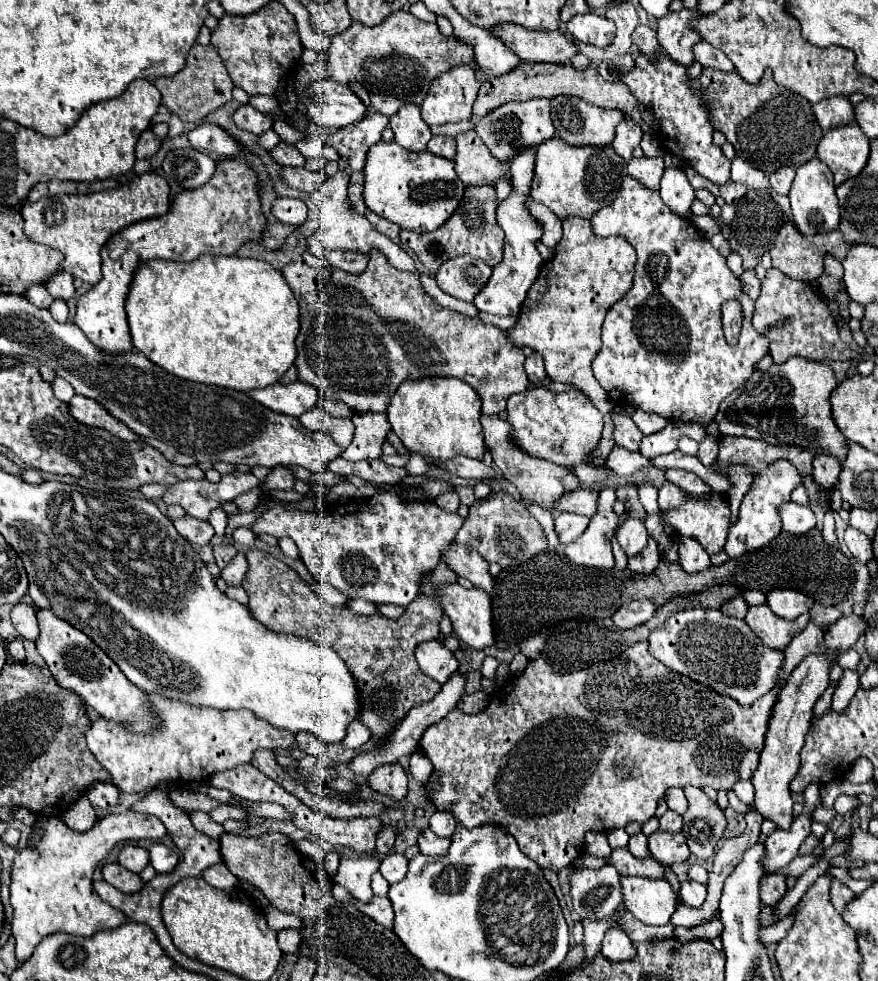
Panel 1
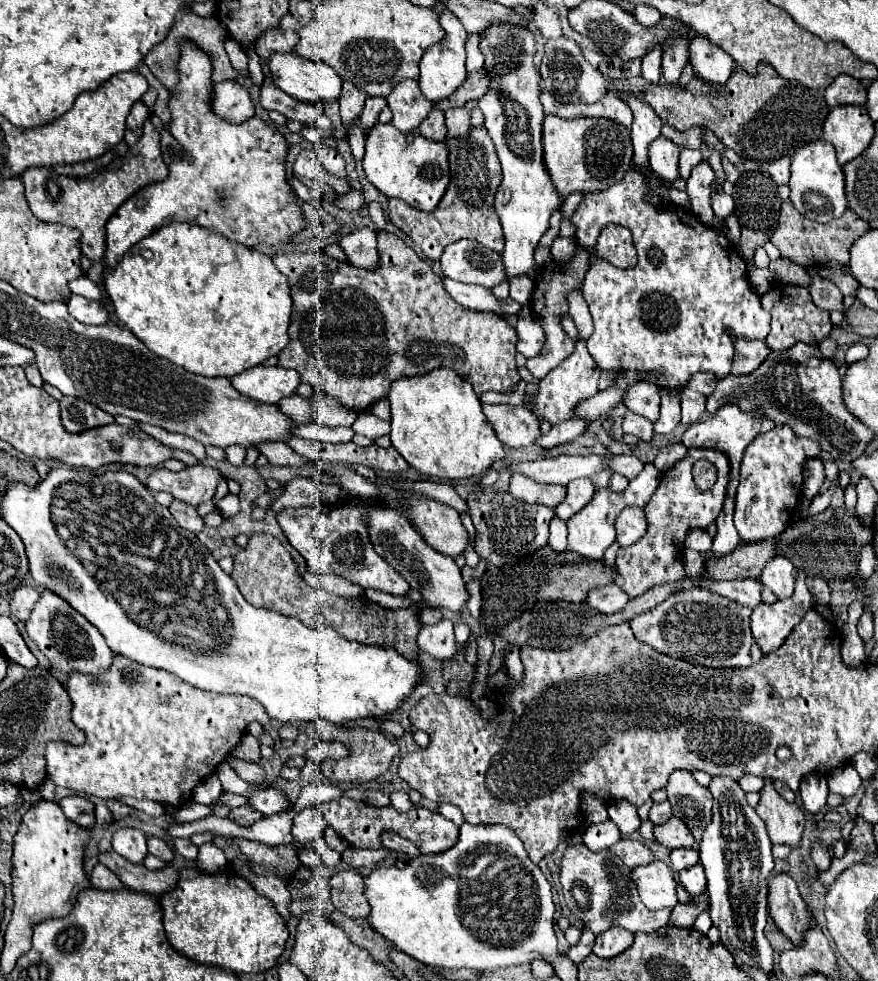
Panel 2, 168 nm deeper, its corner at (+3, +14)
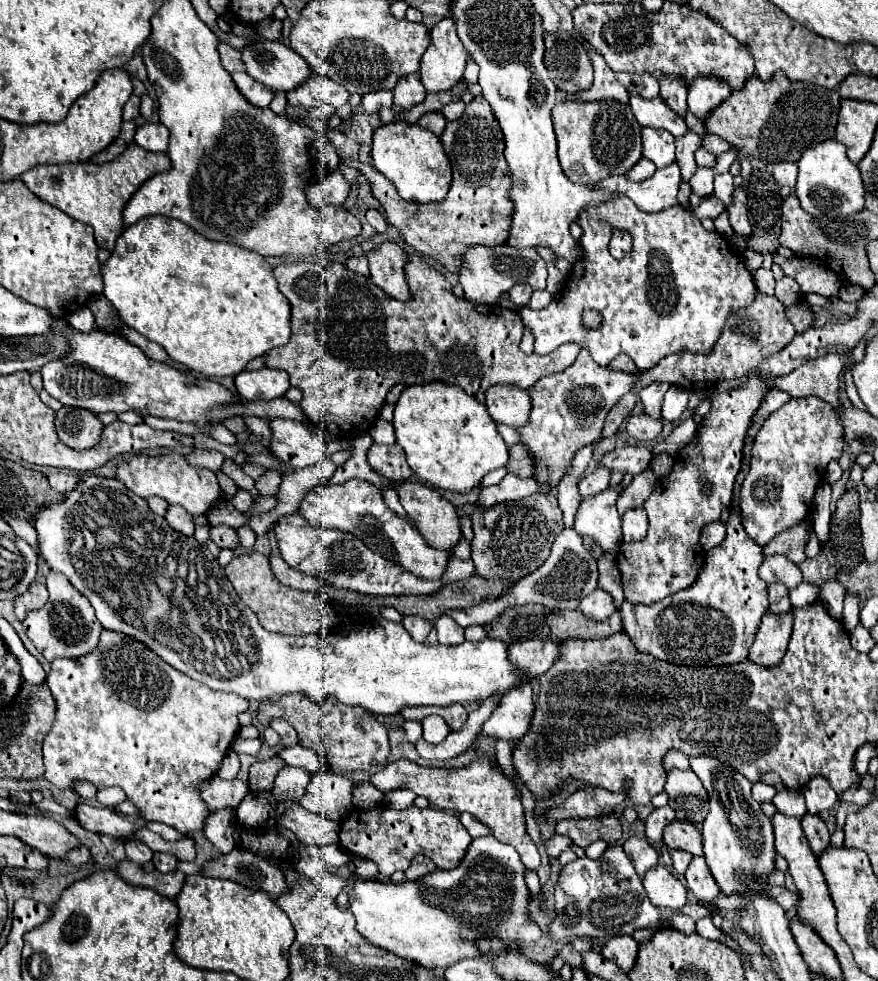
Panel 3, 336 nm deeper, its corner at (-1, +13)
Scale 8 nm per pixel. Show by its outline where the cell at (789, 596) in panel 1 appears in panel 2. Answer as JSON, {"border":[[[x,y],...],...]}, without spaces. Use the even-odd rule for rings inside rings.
{"border":[[[778,557],[768,561],[768,565],[764,567],[760,581],[778,597],[778,599],[786,599],[794,593],[794,581],[796,581],[796,567],[792,565],[792,561],[788,561],[786,557]]]}

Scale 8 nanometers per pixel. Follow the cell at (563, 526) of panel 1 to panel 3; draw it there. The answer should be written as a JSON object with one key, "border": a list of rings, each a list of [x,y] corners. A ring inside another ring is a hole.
{"border":[[[604,468],[594,470],[592,474],[588,474],[586,478],[582,478],[582,480],[580,480],[580,484],[578,484],[580,496],[582,496],[582,498],[590,498],[590,496],[600,494],[602,490],[606,490],[606,488],[608,488],[608,480],[610,480],[608,470],[604,470]]]}

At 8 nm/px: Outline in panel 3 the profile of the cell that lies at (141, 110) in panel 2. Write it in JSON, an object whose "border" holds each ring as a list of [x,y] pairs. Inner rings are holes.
{"border":[[[132,94],[124,106],[124,120],[136,120],[138,116],[140,116],[140,98]]]}

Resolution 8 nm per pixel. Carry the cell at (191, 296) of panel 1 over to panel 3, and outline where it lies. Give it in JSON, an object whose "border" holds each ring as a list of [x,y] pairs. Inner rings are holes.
{"border":[[[150,216],[150,218],[144,218],[144,220],[136,222],[136,224],[132,224],[128,230],[124,230],[120,234],[120,238],[116,240],[114,252],[102,264],[102,278],[104,278],[104,294],[116,306],[122,322],[126,322],[130,328],[138,330],[148,340],[160,344],[172,360],[184,364],[188,370],[192,370],[196,374],[204,374],[204,376],[210,376],[213,379],[236,376],[246,368],[246,364],[252,358],[264,356],[268,350],[272,350],[276,346],[284,346],[290,340],[290,302],[278,290],[278,282],[276,282],[274,274],[272,274],[272,266],[256,252],[250,252],[250,250],[240,248],[236,244],[208,240],[206,236],[202,236],[202,234],[194,232],[192,228],[184,226],[180,220],[172,220],[172,218],[166,218],[166,216]]]}

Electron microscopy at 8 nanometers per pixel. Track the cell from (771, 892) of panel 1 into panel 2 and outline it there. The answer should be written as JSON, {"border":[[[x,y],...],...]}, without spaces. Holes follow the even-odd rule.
{"border":[[[778,873],[770,877],[768,905],[776,927],[792,941],[792,945],[802,947],[802,937],[808,929],[814,927],[814,917],[790,875]]]}

